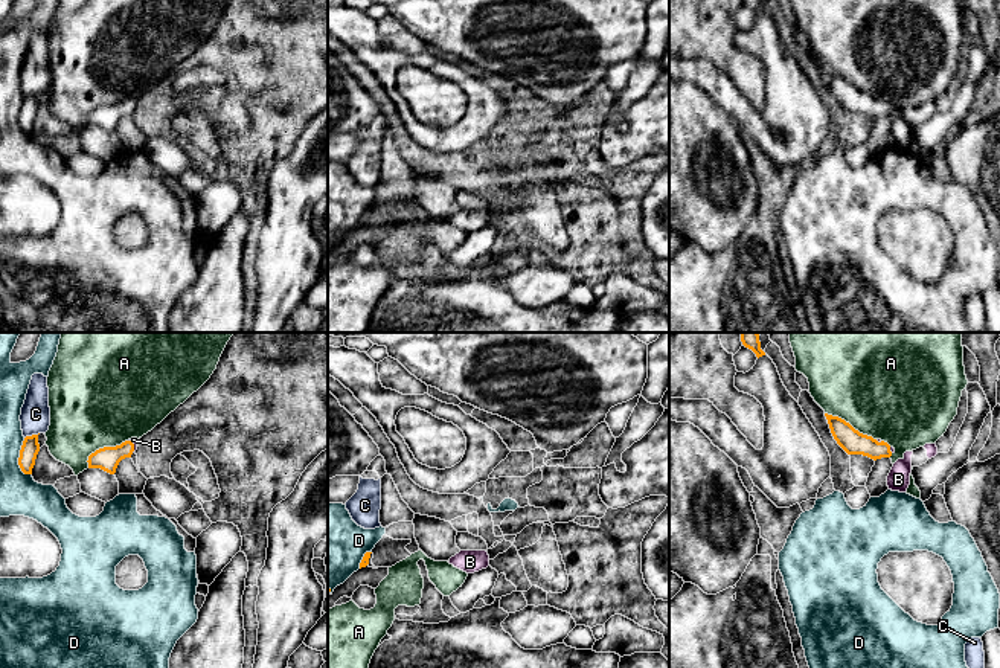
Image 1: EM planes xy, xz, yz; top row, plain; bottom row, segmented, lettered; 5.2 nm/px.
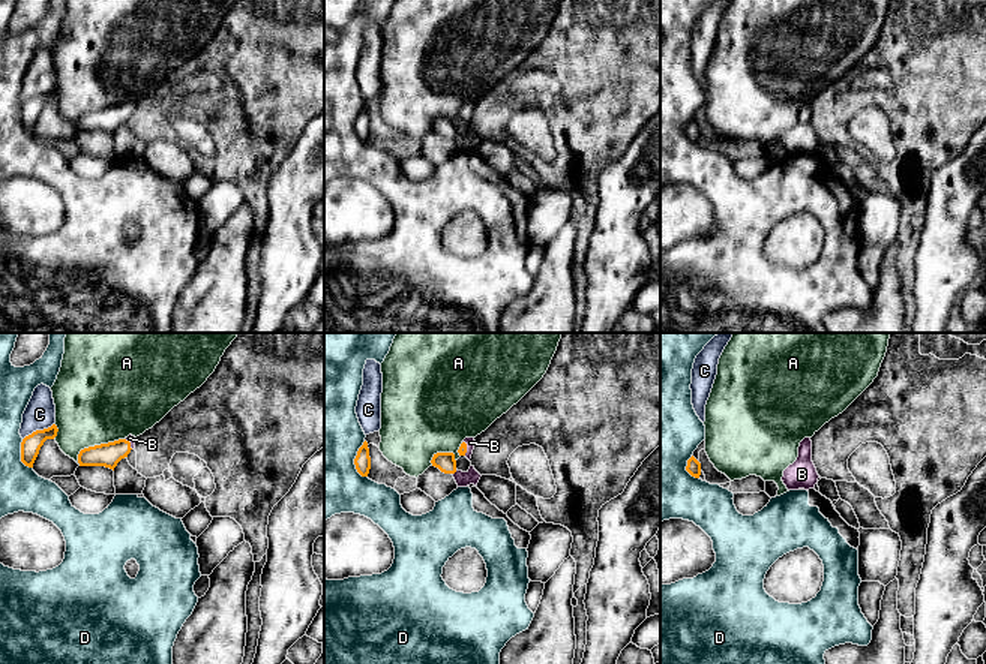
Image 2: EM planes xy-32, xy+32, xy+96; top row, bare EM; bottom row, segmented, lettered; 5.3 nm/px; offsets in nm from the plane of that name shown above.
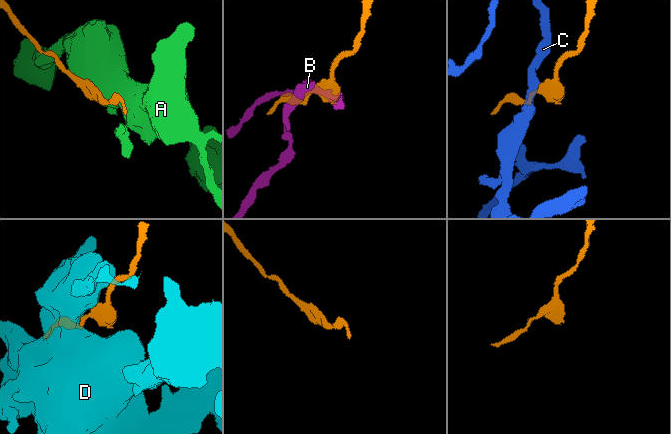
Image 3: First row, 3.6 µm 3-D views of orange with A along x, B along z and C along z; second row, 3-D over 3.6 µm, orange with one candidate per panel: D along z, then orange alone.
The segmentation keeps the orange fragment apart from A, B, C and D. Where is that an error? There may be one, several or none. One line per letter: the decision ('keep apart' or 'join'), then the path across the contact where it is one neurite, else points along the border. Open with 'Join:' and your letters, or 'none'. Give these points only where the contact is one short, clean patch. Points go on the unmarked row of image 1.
Join: B
A: keep apart
B: join; runs through xy (107, 116), (133, 104), (133, 98)
C: keep apart; border along xy (38, 90), (25, 96)
D: keep apart

